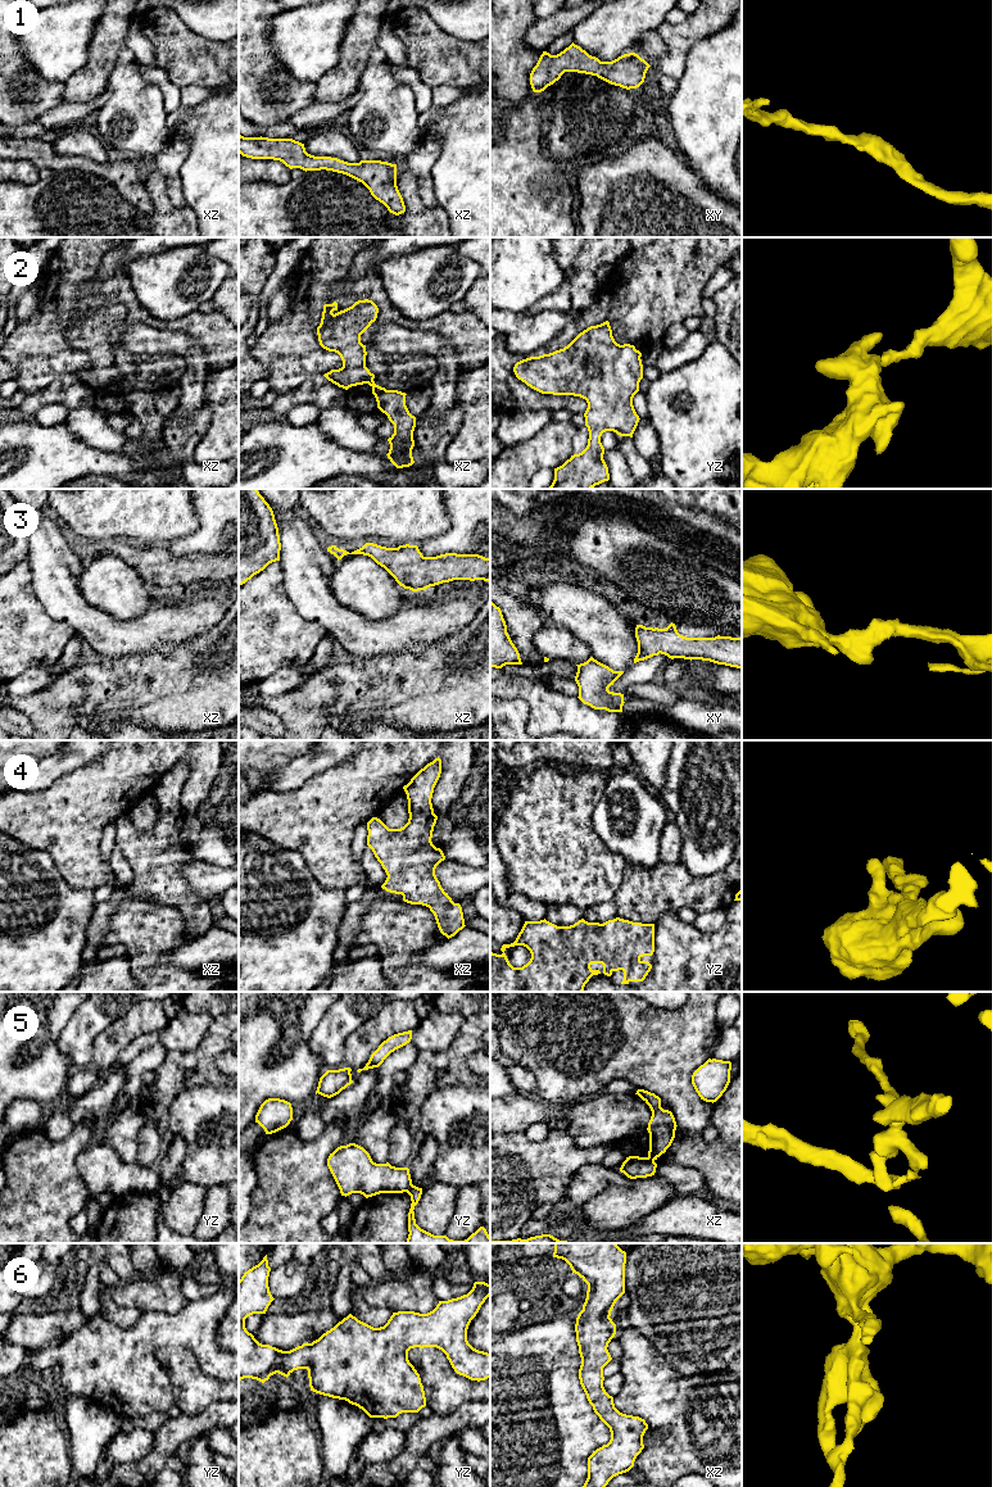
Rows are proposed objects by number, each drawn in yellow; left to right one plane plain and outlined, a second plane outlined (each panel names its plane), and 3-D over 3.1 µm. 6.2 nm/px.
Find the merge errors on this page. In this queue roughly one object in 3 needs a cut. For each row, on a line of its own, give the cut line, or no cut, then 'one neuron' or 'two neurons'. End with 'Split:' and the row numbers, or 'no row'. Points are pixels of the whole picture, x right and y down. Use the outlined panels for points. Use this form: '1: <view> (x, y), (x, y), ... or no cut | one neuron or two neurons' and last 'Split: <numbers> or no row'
1: no cut | one neuron
2: no cut | one neuron
3: no cut | one neuron
4: no cut | one neuron
5: xz (646, 1157), (653, 1161) | two neurons
6: no cut | one neuron
Split: 5

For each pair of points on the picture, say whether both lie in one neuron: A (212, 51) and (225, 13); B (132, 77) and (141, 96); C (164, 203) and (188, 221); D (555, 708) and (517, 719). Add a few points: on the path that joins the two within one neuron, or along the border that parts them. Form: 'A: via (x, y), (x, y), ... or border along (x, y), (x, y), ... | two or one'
A: border along (189, 27), (208, 39), (225, 41) | two
B: via (132, 82), (132, 87), (136, 91) | one
C: via (170, 209), (181, 221) | one
D: border along (503, 698), (521, 698), (528, 705), (526, 726) | two

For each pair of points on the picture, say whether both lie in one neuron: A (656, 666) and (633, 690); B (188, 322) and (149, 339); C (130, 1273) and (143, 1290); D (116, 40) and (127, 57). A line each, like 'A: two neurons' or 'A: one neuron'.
A: two neurons
B: two neurons
C: two neurons
D: two neurons

